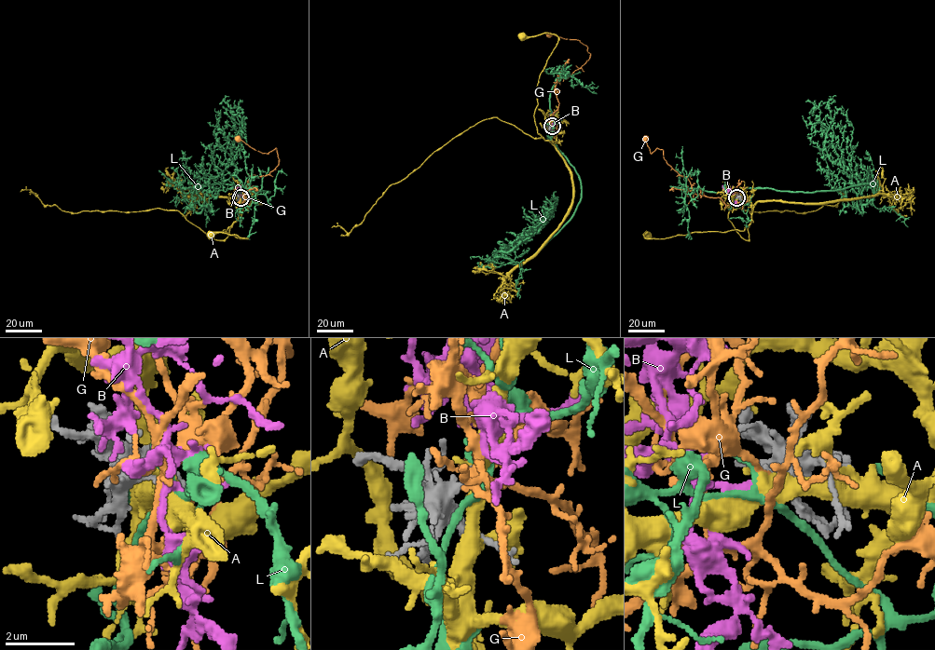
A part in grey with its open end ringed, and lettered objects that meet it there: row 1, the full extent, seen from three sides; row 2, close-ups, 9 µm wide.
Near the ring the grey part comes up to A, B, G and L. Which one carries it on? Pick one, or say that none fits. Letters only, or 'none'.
B

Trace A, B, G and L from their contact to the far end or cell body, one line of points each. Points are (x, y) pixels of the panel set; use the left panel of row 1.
A: (240, 197), (238, 219), (223, 231), (247, 238), (226, 233), (211, 234)
B: (240, 197), (240, 185)
G: (240, 196), (240, 205), (248, 197), (250, 176), (268, 175), (279, 159), (276, 148), (262, 153), (238, 139)
L: (240, 197), (237, 213), (242, 189), (269, 192), (203, 184), (190, 206), (201, 210), (236, 157), (241, 109)

